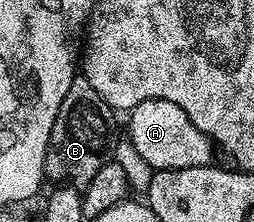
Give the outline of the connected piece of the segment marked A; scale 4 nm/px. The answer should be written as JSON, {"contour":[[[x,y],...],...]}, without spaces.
{"contour":[[[149,99],[140,101],[140,105],[130,108],[124,131],[128,134],[128,142],[144,161],[155,171],[171,171],[172,169],[188,169],[189,167],[208,167],[215,162],[214,155],[210,150],[215,150],[216,144],[208,136],[196,129],[180,109],[180,105],[172,105],[172,101],[160,101]]]}

